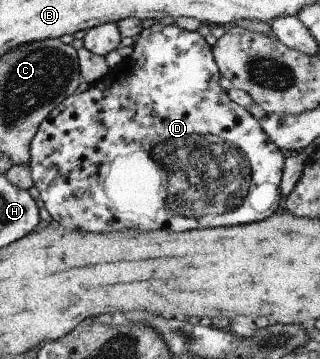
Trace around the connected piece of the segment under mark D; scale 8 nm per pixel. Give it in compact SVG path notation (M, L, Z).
M155 23L142 29L133 39L132 52L121 64L115 65L106 76L88 85L87 90L72 94L60 102L39 123L29 143L28 169L32 186L39 193L43 208L63 230L83 232L111 232L121 228L133 230L197 230L213 227L259 222L275 214L281 194L279 183L284 158L279 149L261 130L259 122L243 107L237 106L218 84L220 74L213 60L212 48L197 31L186 31L177 25L163 26Z

